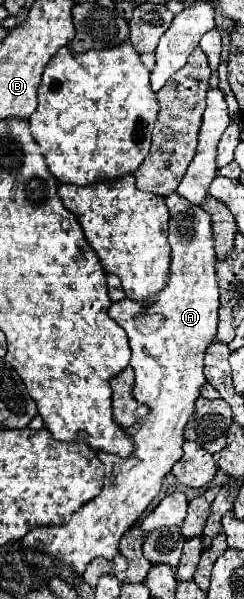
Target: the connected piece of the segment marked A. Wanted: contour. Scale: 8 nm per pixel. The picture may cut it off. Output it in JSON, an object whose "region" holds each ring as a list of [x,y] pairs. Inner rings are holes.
{"region":[[[176,191],[172,195],[166,195],[166,205],[170,209],[170,235],[168,243],[172,247],[172,271],[170,271],[170,281],[164,291],[158,295],[152,295],[142,301],[114,301],[112,307],[108,309],[108,315],[126,331],[130,349],[132,349],[132,359],[130,365],[136,373],[134,377],[134,399],[138,403],[150,405],[148,417],[140,419],[132,427],[126,429],[136,441],[136,447],[130,457],[120,459],[116,455],[108,453],[98,453],[104,465],[104,487],[98,497],[82,505],[68,525],[60,527],[38,527],[32,529],[22,541],[20,547],[30,547],[38,549],[50,557],[60,559],[66,563],[72,571],[78,575],[84,573],[86,565],[96,559],[114,559],[118,555],[118,541],[120,537],[138,521],[138,517],[144,513],[144,509],[150,505],[150,501],[160,493],[162,479],[164,475],[174,467],[174,463],[182,455],[182,443],[184,443],[184,425],[188,423],[190,415],[194,413],[194,401],[200,397],[200,387],[206,383],[206,377],[202,373],[204,369],[204,351],[216,337],[216,321],[218,321],[218,281],[216,281],[216,249],[214,249],[214,235],[212,235],[212,225],[210,225],[210,215],[198,207],[188,203],[188,199],[180,197]],[[154,315],[162,315],[162,321],[154,321]]]}

